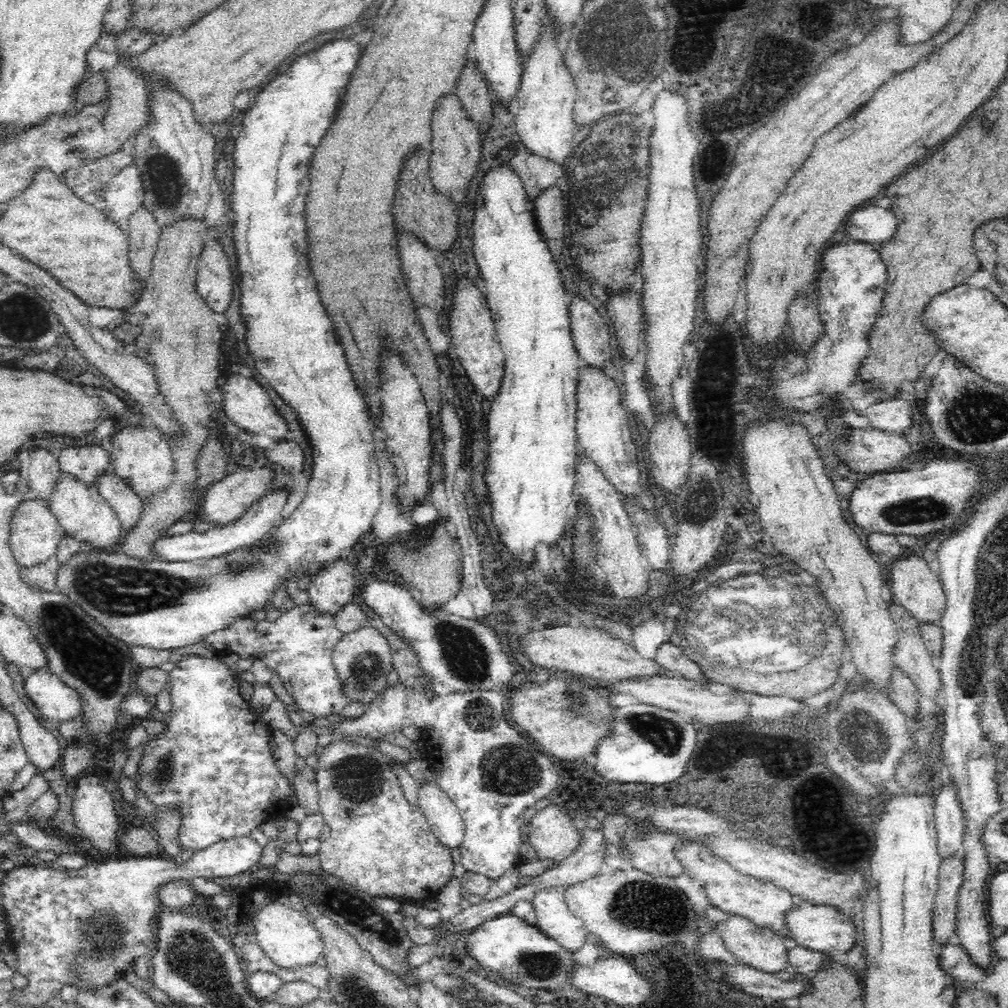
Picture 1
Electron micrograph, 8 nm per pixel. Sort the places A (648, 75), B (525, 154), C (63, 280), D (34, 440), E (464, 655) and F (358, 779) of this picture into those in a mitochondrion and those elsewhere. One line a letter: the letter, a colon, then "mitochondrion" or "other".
A: mitochondrion
B: other
C: other
D: other
E: mitochondrion
F: mitochondrion

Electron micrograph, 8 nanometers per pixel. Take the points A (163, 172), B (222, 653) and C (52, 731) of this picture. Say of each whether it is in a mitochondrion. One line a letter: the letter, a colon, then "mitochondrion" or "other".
A: mitochondrion
B: other
C: other

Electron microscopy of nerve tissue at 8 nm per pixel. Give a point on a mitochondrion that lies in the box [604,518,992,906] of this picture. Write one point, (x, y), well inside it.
(783, 622)

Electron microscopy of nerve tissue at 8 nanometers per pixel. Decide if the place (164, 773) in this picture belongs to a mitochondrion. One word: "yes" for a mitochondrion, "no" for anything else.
yes

